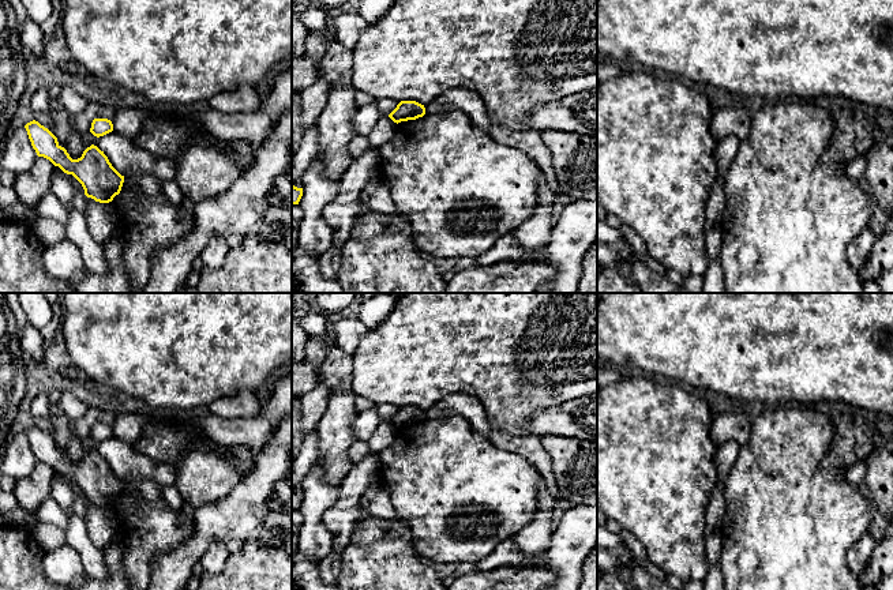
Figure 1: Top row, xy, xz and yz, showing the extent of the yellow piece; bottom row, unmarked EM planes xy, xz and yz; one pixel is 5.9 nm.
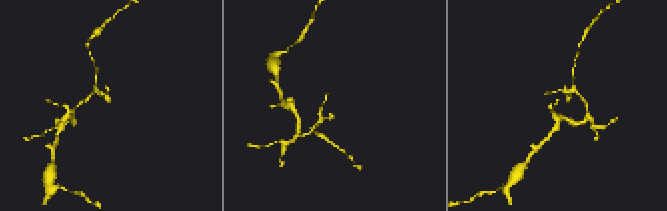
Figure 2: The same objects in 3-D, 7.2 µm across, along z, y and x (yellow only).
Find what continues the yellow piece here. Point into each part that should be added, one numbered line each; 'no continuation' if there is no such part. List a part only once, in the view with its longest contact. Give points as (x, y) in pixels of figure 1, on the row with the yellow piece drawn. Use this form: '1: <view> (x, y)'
no continuation

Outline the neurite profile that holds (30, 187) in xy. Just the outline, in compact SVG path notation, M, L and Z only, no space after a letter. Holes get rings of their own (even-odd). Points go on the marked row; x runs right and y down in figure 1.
M37 157L29 170L18 174L12 187L19 202L34 207L50 191L53 169L49 159Z

